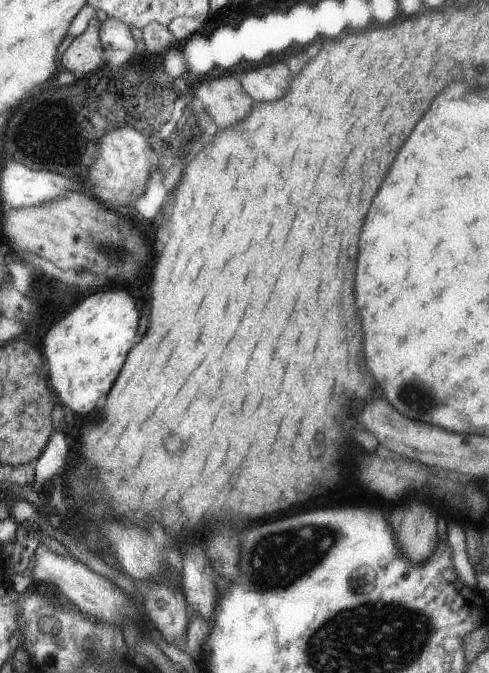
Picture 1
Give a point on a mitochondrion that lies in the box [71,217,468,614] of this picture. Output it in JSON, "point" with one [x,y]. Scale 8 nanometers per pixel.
{"point":[276,565]}

